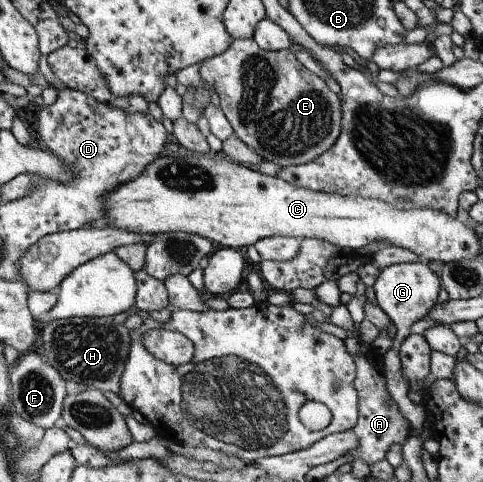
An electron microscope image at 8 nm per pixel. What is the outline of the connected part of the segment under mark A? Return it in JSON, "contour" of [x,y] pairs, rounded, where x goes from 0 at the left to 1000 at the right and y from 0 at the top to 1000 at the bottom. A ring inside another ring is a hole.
{"contour":[[[770,716],[749,737],[731,741],[737,759],[737,784],[731,793],[741,815],[741,871],[727,888],[727,896],[739,905],[739,929],[723,934],[714,944],[727,944],[747,952],[762,967],[799,950],[799,942],[812,921],[834,923],[853,898],[847,871],[826,855],[826,842],[818,826],[810,826],[801,788],[797,788],[795,737]]]}

